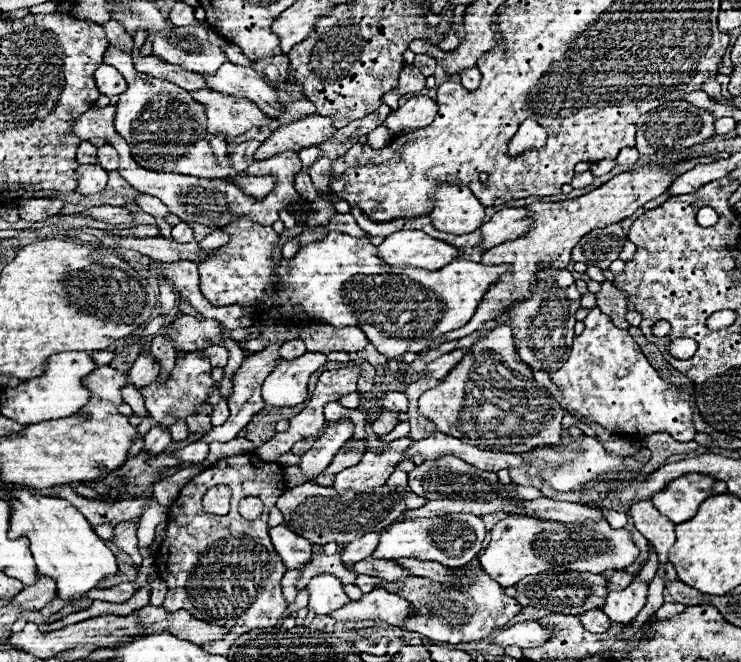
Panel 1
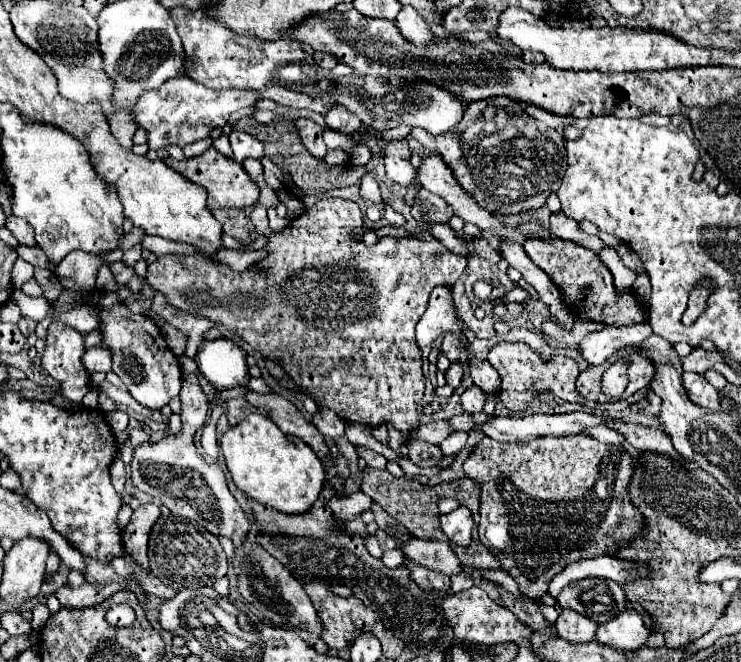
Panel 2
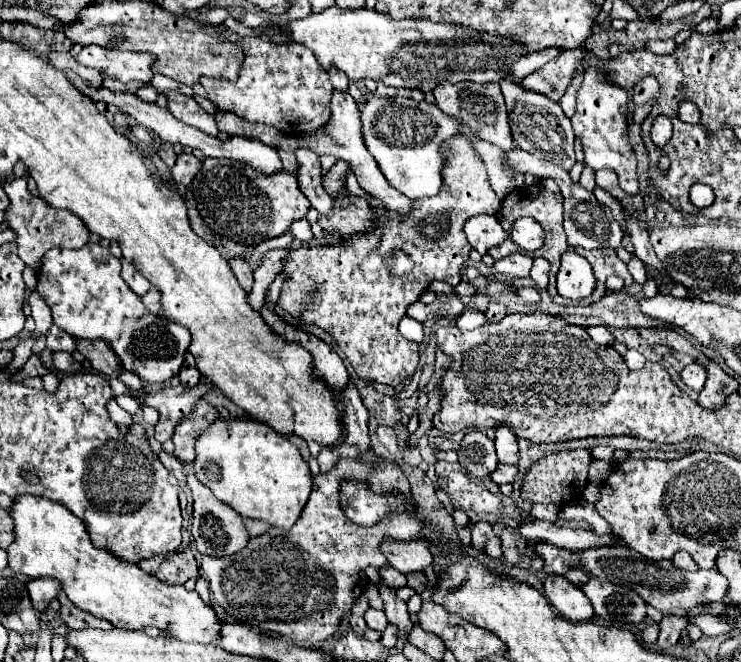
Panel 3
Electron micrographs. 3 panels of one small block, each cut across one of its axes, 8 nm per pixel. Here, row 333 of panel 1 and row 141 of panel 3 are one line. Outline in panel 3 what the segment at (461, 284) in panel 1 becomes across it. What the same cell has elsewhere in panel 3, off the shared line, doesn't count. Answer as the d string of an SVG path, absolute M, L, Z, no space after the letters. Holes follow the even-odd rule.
M364 94L364 98L366 102L358 106L364 144L386 180L412 200L436 196L442 188L442 168L448 160L440 146L460 134L464 128L462 120L444 114L436 104L426 100L412 102L408 98L384 98L378 94Z

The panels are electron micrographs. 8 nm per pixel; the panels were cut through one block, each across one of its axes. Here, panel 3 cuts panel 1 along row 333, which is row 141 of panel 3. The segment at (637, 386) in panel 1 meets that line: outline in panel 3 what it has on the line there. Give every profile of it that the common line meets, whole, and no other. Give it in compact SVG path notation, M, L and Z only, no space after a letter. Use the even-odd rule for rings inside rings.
M588 66L584 74L582 88L576 98L576 114L572 116L572 126L576 136L582 138L584 146L584 164L592 170L610 168L618 174L620 188L628 194L638 192L638 176L636 176L636 158L628 144L628 96L626 90L612 84L606 72L598 66Z

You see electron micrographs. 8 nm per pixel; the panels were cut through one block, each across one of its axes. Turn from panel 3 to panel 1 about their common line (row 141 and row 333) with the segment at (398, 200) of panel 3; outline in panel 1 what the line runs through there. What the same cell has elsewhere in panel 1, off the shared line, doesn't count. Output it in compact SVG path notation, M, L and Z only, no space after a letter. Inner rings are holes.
M306 324L300 328L300 338L310 352L360 352L368 338L356 326L334 328L328 324Z

